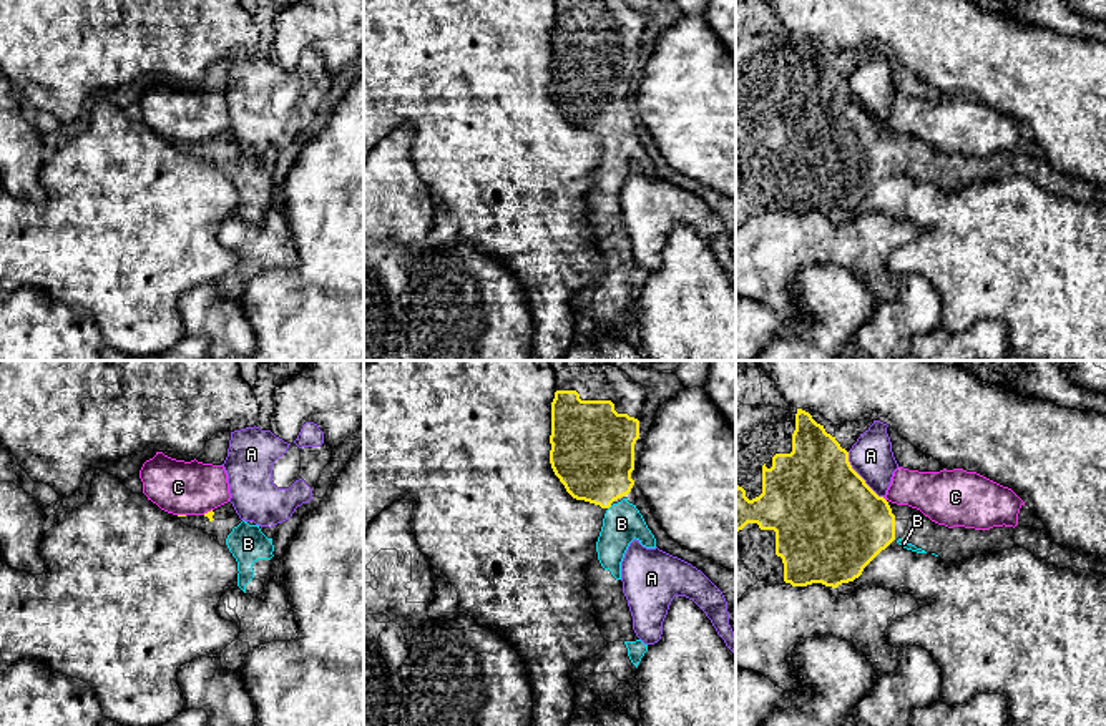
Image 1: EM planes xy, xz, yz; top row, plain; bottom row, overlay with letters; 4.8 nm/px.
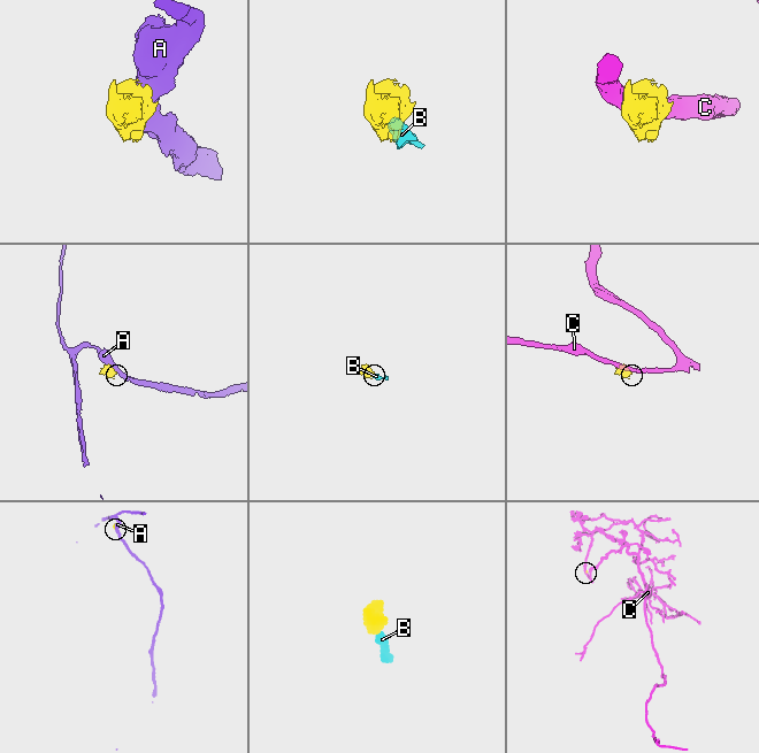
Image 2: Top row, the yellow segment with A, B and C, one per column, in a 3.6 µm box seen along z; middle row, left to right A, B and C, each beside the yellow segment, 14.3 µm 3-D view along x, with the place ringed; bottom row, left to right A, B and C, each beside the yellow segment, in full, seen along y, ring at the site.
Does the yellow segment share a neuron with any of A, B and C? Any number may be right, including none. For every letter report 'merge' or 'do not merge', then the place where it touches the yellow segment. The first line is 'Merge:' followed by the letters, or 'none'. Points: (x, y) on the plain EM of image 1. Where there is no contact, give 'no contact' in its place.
Merge: B
A: do not merge; contact yz (861, 105)
B: merge; no contact
C: do not merge; contact xy (208, 140)

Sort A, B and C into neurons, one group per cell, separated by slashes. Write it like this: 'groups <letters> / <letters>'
groups A / B / C

